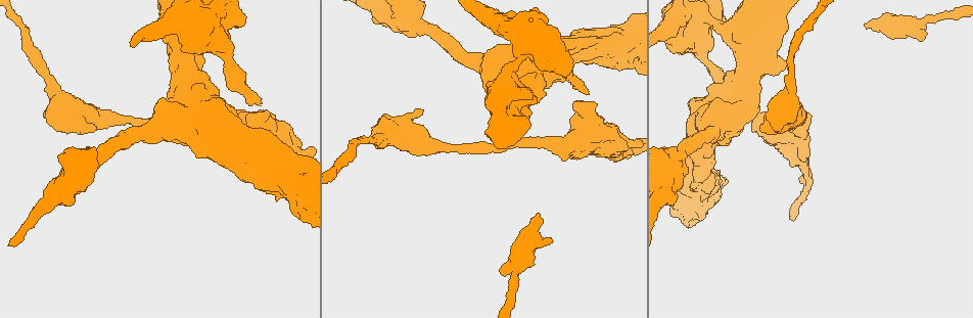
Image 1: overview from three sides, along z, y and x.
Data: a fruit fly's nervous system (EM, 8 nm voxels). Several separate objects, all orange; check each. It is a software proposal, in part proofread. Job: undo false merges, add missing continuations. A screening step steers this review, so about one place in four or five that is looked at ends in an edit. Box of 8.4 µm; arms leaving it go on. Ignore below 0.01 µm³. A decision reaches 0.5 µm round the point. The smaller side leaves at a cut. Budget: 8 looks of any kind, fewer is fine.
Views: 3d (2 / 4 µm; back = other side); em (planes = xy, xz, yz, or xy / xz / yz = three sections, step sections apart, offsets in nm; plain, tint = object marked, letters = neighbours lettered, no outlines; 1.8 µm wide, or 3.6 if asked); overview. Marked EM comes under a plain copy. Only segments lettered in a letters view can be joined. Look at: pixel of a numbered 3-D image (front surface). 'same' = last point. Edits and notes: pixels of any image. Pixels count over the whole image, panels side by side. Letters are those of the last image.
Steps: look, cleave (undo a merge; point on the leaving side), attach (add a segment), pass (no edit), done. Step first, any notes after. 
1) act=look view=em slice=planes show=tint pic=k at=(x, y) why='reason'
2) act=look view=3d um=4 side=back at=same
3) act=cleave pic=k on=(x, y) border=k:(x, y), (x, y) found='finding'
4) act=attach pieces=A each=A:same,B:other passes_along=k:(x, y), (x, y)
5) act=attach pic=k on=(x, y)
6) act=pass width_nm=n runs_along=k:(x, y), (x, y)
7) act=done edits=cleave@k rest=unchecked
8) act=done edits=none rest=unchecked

act=look view=3d um=4 pic=1 at=(696, 20) why='abrupt turn'

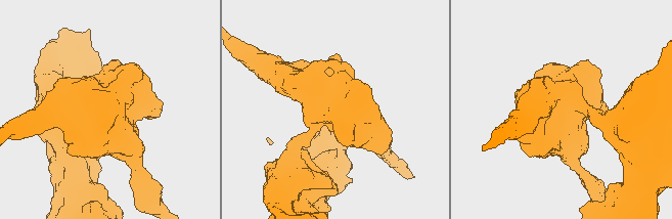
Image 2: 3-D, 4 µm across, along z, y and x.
act=look view=em um=3.6 slice=xy step=4 show=tint pic=2 at=(564, 110)

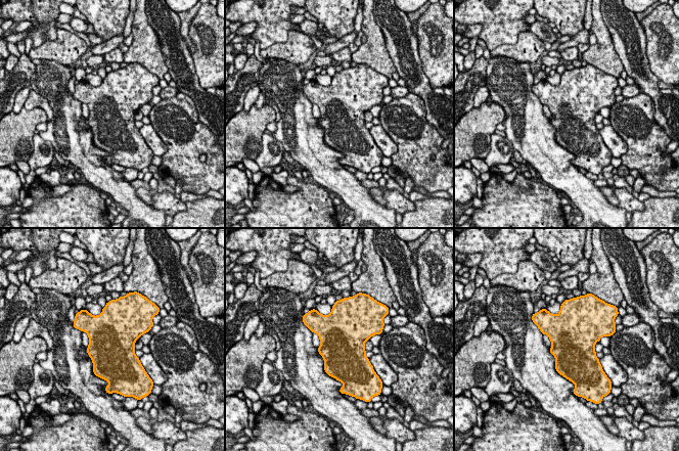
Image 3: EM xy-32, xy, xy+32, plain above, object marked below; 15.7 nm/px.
act=look view=em um=3.6 slice=planes show=letters at=same

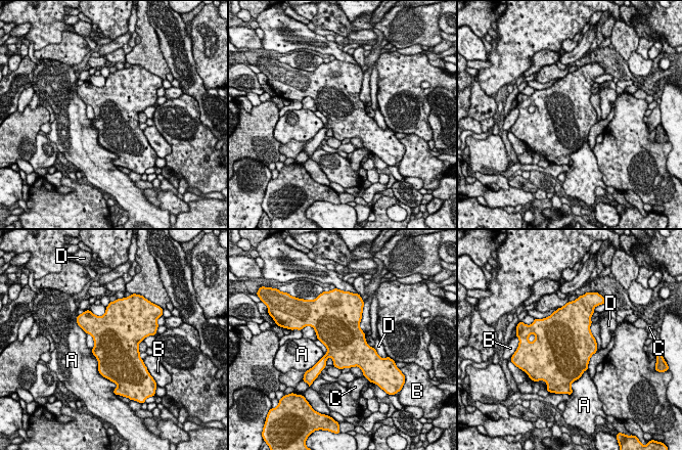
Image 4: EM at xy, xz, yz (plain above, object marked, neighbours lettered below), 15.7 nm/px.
act=pass width_nm=650 each=A:other,B:other,C:other,D:other border=4:(91, 349), (97, 370), (107, 378) found='one cell here'

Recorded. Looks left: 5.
act=look view=em um=3.6 slice=planes show=letters pic=1 at=(213, 114) why='sharp bend'

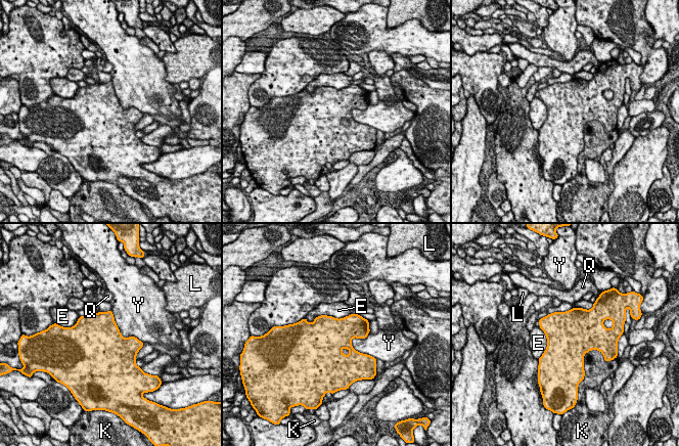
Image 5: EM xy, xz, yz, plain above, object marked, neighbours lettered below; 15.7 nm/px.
act=pass width_nm=750 each=E:other,K:other,L:other,Q:other,Y:other border=5:(110, 310), (119, 331), (142, 343) found='continuous, no second cell'

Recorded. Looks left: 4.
act=look view=em slice=xy step=4 show=letters pic=1 at=(922, 37)

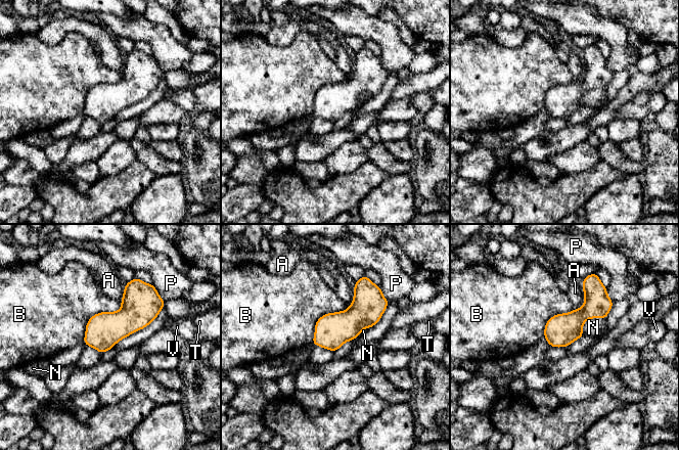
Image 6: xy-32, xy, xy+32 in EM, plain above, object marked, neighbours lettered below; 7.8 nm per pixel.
act=look view=em slice=planes show=letters at=same why='another direction'

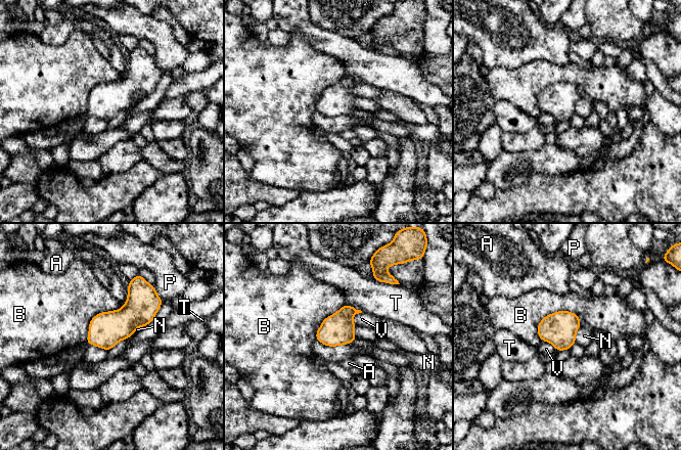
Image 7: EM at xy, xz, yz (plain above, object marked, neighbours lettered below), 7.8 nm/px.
act=pass longest_contact=B:360nm each=A:other,B:other,N:other,P:other,T:other,V:other border=7:(316, 339), (328, 346), (349, 344) found='no lettered segment goes on from it'

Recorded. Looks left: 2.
act=done edits=none rest=unchecked

